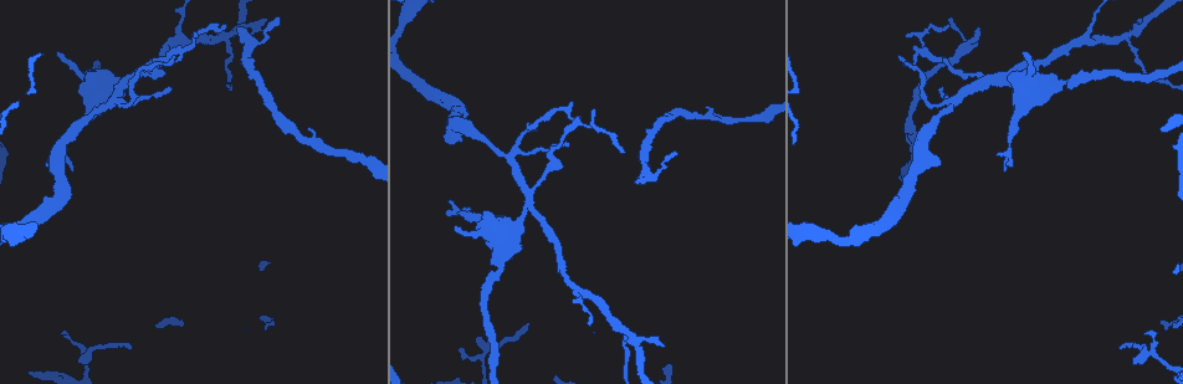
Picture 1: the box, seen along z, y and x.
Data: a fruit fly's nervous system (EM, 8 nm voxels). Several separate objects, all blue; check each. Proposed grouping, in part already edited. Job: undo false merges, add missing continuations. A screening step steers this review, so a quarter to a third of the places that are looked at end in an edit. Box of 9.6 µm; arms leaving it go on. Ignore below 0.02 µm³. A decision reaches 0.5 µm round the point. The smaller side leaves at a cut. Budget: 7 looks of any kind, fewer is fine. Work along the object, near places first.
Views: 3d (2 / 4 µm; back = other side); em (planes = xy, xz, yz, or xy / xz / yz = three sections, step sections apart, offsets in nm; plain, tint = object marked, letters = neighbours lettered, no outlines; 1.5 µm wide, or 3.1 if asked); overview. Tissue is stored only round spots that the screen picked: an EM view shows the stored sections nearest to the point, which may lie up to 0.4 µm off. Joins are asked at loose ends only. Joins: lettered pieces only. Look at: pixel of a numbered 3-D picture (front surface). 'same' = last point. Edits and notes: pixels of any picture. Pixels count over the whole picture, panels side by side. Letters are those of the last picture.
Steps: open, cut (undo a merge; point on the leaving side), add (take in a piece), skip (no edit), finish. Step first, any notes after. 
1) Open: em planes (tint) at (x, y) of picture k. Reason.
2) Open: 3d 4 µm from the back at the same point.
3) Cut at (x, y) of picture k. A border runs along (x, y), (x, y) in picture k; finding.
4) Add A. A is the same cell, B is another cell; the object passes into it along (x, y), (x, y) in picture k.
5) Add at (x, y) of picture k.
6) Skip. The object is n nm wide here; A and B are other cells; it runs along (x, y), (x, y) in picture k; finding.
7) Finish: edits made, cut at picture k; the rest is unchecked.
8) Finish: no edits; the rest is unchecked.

Open: 3d 4 µm at (573, 102) of picture 1. Thin end.

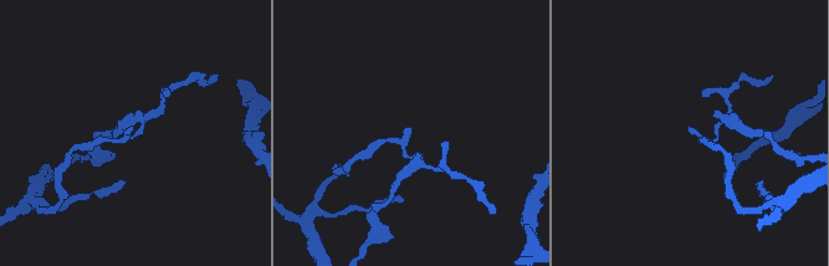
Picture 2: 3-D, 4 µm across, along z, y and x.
Open: em planes (tint) at (410, 128) of picture 2. Now the EM.

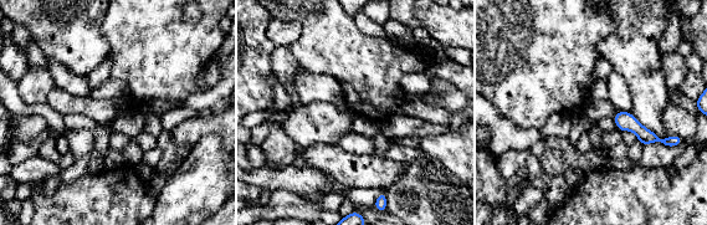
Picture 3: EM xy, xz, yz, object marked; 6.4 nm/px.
Open: em planes (letters) at the same point. See the neighbours.

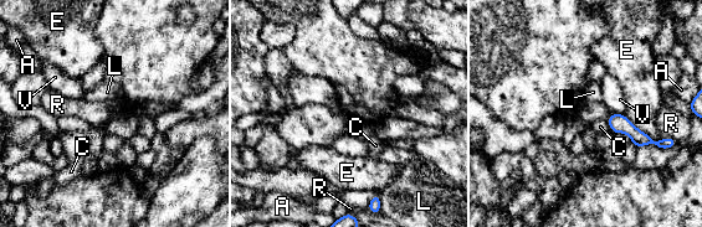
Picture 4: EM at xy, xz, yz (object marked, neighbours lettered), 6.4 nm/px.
Skip. The longest contact is with E, 300 nm; A, C, E, L, R and V are other cells; it runs along (611, 119), (641, 139), (671, 143) in picture 4; none of them fits.

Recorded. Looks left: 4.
Open: em yz step 4 (letters) at (236, 30) of picture 1. An open end.

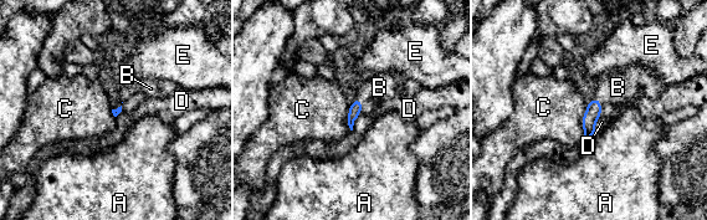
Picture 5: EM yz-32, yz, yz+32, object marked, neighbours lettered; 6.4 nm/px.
Add B. B is the same cell, A, C, D and E are other cells; the object passes into it along (593, 112), (599, 102), (618, 87) in picture 5; it goes on there.

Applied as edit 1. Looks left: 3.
Open: em planes (letters) at (129, 349) of picture 1. Branch stops here.

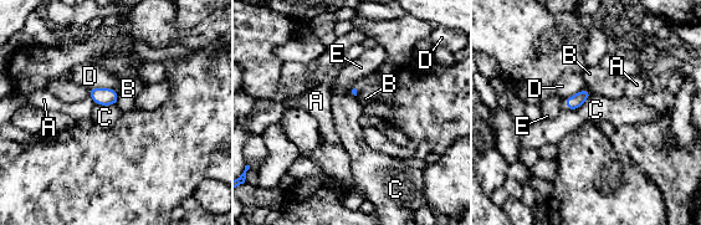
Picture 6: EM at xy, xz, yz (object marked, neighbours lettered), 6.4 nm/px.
Skip. A, B, C, D and E are other cells; a border runs along (591, 95), (578, 107), (568, 111) in picture 6; no lettered piece goes on from it.

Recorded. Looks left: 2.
Finish: edits made, add at picture 5; the rest is unchecked.

